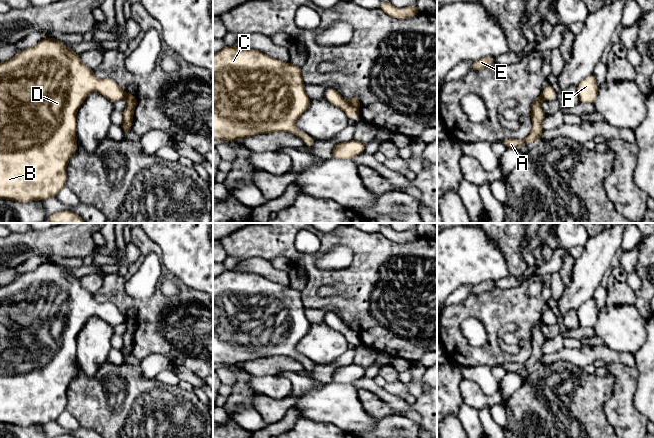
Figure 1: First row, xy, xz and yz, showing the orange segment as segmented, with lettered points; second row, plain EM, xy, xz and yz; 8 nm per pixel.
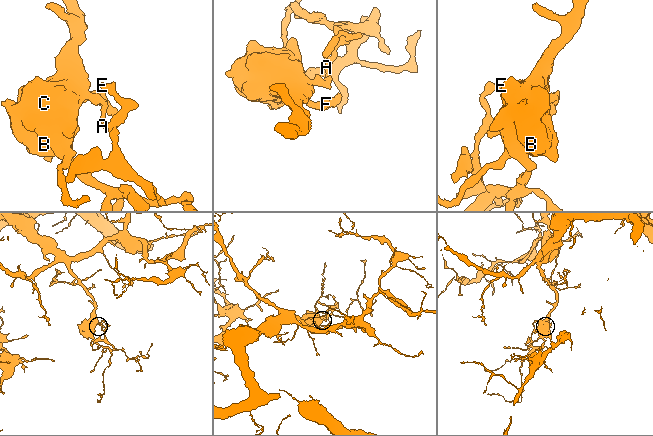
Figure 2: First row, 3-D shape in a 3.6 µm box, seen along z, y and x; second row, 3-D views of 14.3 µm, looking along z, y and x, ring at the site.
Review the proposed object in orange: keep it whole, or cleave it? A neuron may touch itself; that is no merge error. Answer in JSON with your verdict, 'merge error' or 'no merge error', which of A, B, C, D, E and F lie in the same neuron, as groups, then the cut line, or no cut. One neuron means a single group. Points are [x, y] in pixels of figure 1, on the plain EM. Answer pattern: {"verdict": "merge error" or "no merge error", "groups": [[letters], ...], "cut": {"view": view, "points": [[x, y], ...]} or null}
{"verdict": "merge error", "groups": [["A", "E"], ["B", "C", "D", "F"]], "cut": {"view": "xz", "points": [[347, 325], [358, 332]]}}

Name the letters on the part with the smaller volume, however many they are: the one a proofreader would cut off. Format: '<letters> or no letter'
A, E

